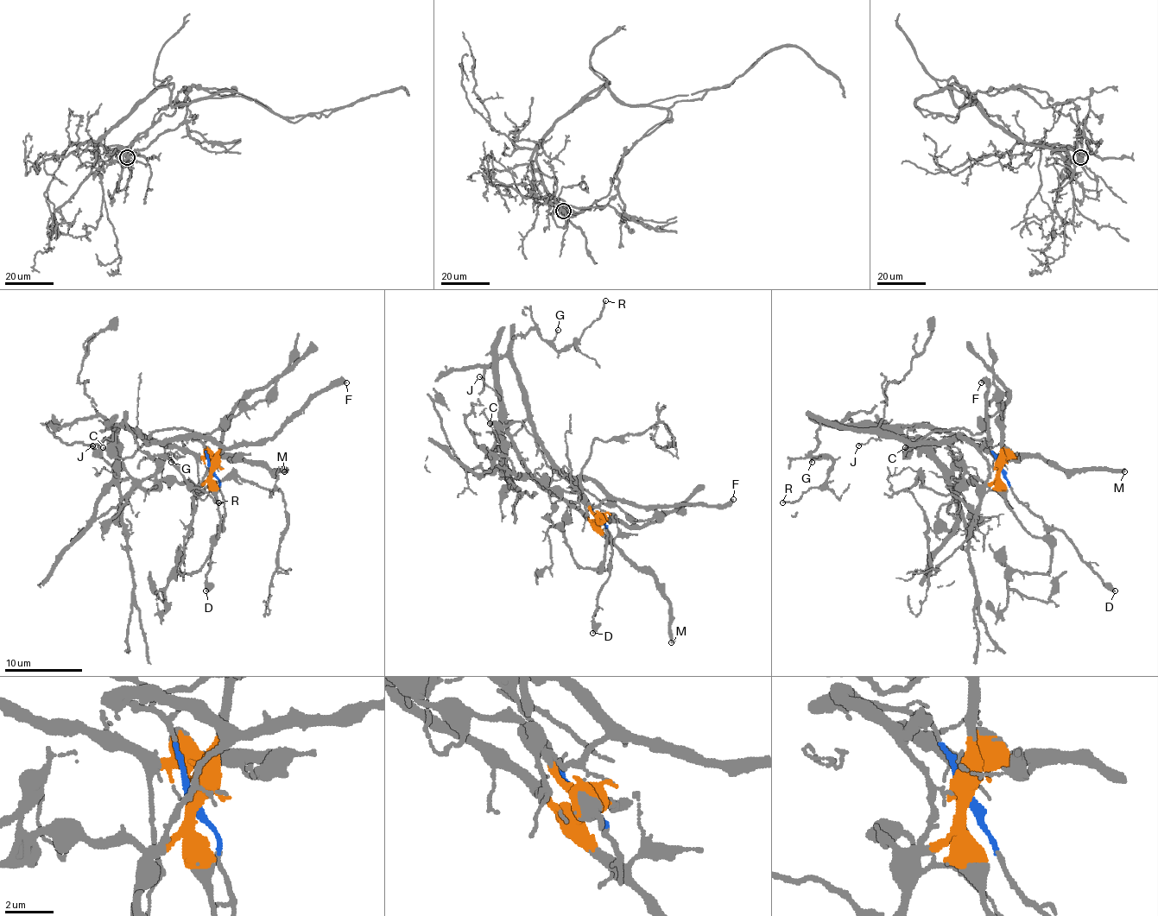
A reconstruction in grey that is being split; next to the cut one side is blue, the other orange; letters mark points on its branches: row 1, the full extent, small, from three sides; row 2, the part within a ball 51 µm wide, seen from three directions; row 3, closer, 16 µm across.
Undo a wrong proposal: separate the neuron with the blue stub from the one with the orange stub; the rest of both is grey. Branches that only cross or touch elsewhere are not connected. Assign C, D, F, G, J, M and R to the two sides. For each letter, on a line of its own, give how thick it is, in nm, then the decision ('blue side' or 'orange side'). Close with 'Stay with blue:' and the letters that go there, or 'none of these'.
C: calibre 400 nm; blue side
D: calibre 440 nm; blue side
F: calibre 440 nm; blue side
G: calibre 100 nm; blue side
J: calibre 120 nm; orange side
M: calibre 400 nm; orange side
R: calibre 160 nm; blue side
Stay with blue: C, D, F, G, R

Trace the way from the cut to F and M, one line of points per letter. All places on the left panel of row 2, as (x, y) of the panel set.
F: (211, 469), (207, 453), (192, 436), (209, 436), (223, 447), (267, 442), (316, 395), (346, 382)
M: (211, 469), (211, 459), (244, 458), (260, 461), (267, 469), (285, 470)

